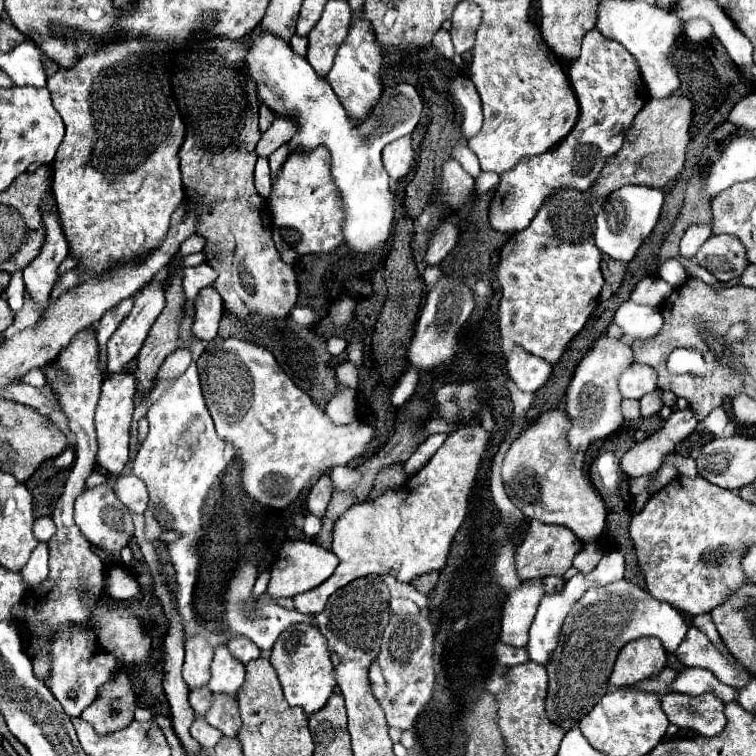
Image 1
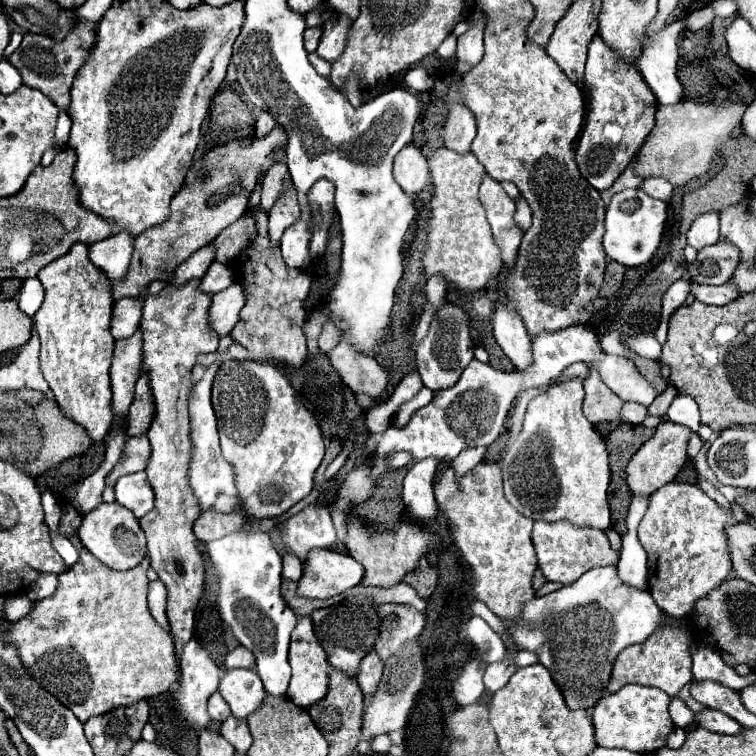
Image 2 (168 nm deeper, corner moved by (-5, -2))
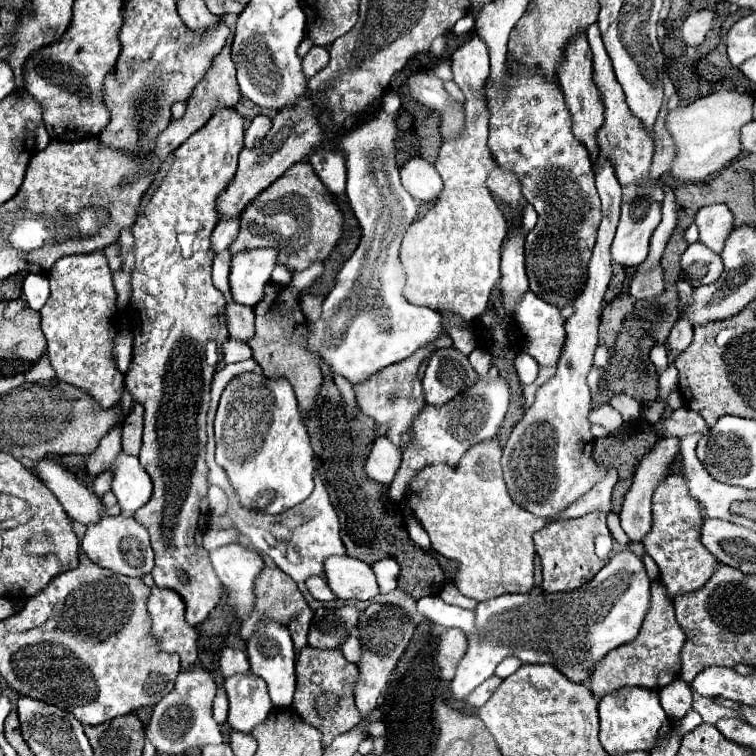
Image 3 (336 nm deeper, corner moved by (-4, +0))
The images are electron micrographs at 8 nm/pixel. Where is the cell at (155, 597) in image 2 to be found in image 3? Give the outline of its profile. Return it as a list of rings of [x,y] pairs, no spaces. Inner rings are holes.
[[[199,665],[185,673],[179,673],[175,689],[153,707],[151,723],[145,729],[147,739],[159,751],[159,755],[185,755],[191,749],[203,749],[205,745],[223,743],[219,723],[213,719],[211,705],[215,699],[215,681]]]

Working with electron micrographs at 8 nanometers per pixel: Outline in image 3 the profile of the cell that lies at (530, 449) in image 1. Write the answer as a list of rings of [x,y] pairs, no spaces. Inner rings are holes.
[[[609,159],[595,173],[595,183],[601,197],[603,219],[599,225],[597,243],[593,247],[587,283],[581,295],[573,299],[575,311],[565,321],[567,339],[557,363],[557,375],[537,391],[535,403],[525,411],[523,419],[511,431],[501,459],[511,499],[519,507],[539,517],[551,517],[563,511],[607,475],[607,469],[597,465],[597,461],[591,457],[593,435],[589,433],[587,421],[591,411],[591,391],[587,385],[587,373],[593,367],[593,353],[597,349],[597,329],[601,323],[601,309],[605,305],[603,295],[613,275],[611,241],[615,237],[621,213],[621,185]]]

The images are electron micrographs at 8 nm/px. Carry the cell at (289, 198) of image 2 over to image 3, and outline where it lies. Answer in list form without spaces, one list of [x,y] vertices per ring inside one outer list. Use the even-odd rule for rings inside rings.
[[[245,249],[245,253],[233,255],[229,281],[237,303],[253,307],[263,299],[265,285],[271,281],[275,259],[275,249]]]

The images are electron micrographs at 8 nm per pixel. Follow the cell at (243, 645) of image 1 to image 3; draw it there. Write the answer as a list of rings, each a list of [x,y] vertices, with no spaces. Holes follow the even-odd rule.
[[[225,647],[221,651],[219,669],[221,669],[221,673],[223,673],[225,679],[231,677],[231,675],[237,675],[237,673],[247,673],[249,671],[249,659],[247,659],[247,655],[243,651]]]

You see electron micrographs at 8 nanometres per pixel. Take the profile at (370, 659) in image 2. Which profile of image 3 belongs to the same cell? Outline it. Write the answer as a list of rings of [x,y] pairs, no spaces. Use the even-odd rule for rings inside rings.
[[[349,635],[343,643],[341,643],[341,647],[339,647],[341,651],[343,651],[343,655],[345,655],[345,659],[347,661],[351,661],[351,663],[359,663],[359,659],[361,659],[361,645],[359,645],[359,641],[357,641],[357,637],[353,637],[353,635]]]

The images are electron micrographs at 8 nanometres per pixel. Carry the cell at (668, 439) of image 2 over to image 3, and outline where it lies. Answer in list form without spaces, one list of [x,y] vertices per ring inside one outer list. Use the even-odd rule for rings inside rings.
[[[663,437],[653,449],[651,453],[647,453],[643,457],[643,461],[639,463],[637,471],[635,471],[635,479],[633,479],[633,485],[631,489],[627,491],[625,495],[625,501],[623,501],[623,509],[619,513],[619,519],[621,519],[621,527],[623,531],[627,533],[627,537],[631,541],[641,541],[649,529],[651,529],[651,495],[655,491],[655,485],[659,485],[659,481],[663,481],[667,475],[669,475],[669,465],[673,461],[673,457],[679,453],[679,439],[677,437]]]

